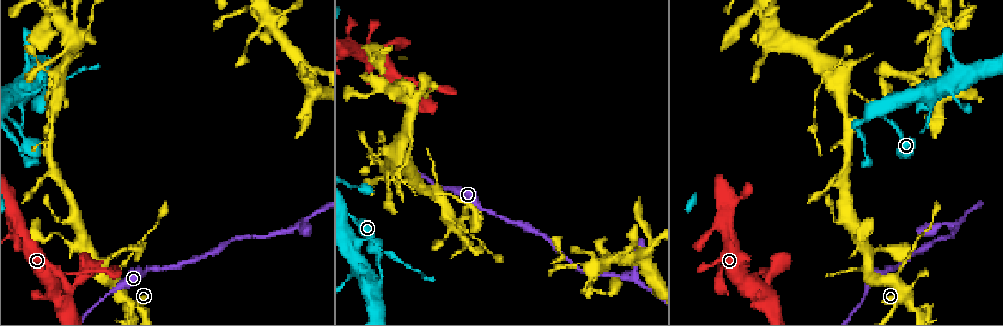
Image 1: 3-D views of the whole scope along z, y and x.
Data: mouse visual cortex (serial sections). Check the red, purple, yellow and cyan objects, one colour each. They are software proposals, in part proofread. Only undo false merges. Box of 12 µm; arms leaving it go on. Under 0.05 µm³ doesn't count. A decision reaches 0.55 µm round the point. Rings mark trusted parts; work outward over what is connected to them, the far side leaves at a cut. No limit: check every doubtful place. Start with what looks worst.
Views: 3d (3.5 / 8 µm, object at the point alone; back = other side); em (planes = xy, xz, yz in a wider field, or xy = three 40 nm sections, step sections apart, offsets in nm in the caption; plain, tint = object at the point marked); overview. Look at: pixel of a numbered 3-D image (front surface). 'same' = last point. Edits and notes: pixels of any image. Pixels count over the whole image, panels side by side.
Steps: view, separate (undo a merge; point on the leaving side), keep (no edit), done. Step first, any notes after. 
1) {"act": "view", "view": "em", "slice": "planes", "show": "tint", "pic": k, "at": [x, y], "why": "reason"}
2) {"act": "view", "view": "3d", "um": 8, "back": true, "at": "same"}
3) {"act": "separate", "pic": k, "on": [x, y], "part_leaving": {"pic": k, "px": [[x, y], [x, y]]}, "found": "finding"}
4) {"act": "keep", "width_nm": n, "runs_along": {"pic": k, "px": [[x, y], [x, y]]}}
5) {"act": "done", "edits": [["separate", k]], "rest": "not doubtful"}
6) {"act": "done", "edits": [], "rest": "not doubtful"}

{"act": "view", "view": "3d", "um": 3.5, "pic": 1, "at": [449, 218], "why": "three-way junction"}

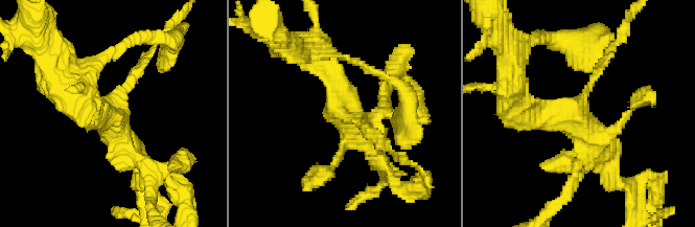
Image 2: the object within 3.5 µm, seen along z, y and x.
{"act": "view", "view": "em", "slice": "xy", "step": 1, "show": "tint", "pic": 2, "at": [114, 122]}

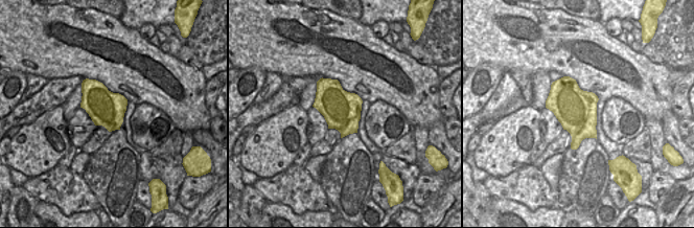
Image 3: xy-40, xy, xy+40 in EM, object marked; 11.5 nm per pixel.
{"act": "keep", "runs_along": {"pic": 2, "px": [[383, 112], [351, 123], [319, 53]]}, "found": "one cell here"}

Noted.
{"act": "view", "view": "3d", "um": 3.5, "pic": 1, "at": [468, 233], "why": "sharp bend"}

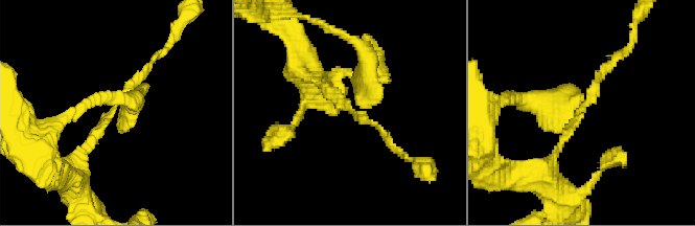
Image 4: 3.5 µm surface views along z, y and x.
{"act": "view", "view": "em", "slice": "planes", "show": "plain", "pic": 4, "at": [350, 106]}

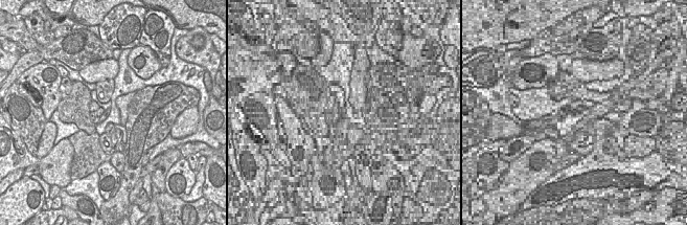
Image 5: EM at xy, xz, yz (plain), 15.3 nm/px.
{"act": "view", "view": "em", "slice": "planes", "show": "tint", "at": "same", "why": "where the object lies"}

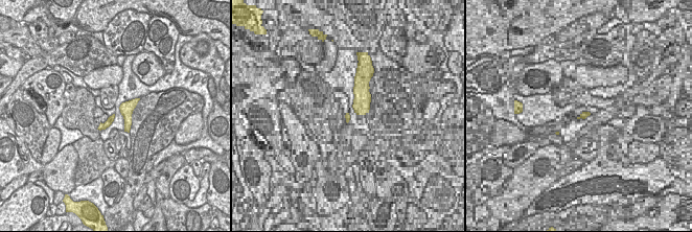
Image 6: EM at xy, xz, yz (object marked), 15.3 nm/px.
{"act": "keep", "width_nm": 200, "runs_along": {"pic": 4, "px": [[76, 157], [138, 87]]}, "found": "one cell here"}

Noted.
{"act": "view", "view": "3d", "um": 3.5, "pic": 1, "at": [393, 160], "why": "three-way junction"}

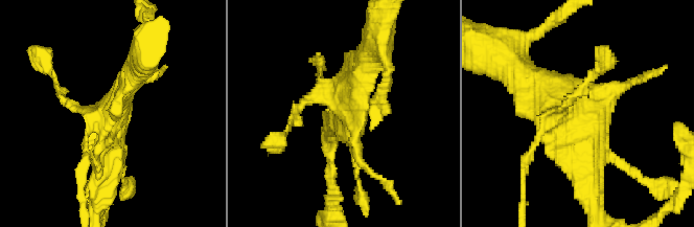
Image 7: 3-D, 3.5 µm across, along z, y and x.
{"act": "view", "view": "em", "slice": "xy", "step": 2, "show": "tint", "pic": 7, "at": [345, 119]}

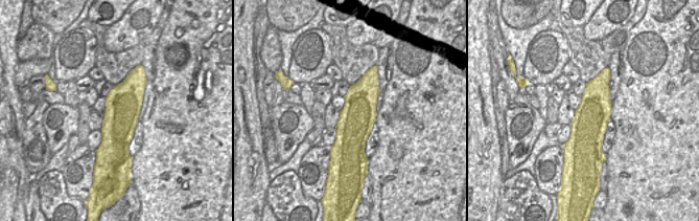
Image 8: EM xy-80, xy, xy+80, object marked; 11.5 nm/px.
{"act": "keep", "runs_along": {"pic": 8, "px": [[371, 72], [344, 157]]}, "found": "one cell here"}

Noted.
{"act": "view", "view": "3d", "um": 3.5, "pic": 1, "at": [18, 94], "why": "branch point"}

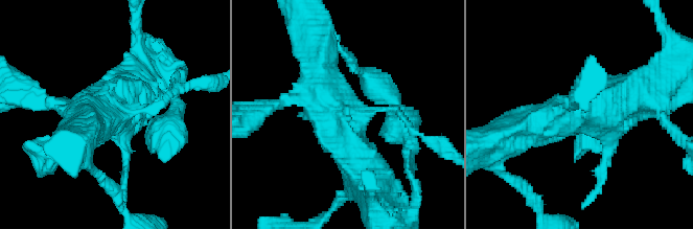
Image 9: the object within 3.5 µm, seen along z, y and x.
{"act": "separate", "pic": 9, "on": [187, 87], "part_leaving": {"pic": 9, "px": [[379, 111], [395, 111], [411, 130], [449, 151]]}, "found": "two cells meet here"}

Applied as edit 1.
{"act": "view", "view": "3d", "um": 8, "pic": 1, "at": [926, 303], "why": "three-way junction"}

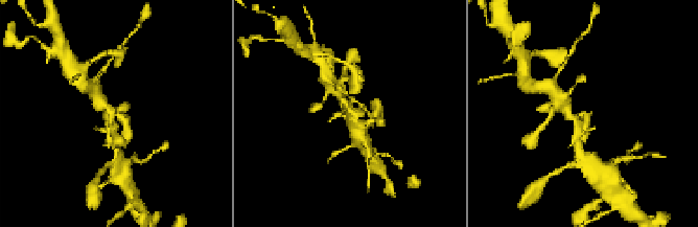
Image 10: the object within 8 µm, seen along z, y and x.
{"act": "view", "view": "3d", "um": 3.5, "pic": 10, "at": [585, 111]}

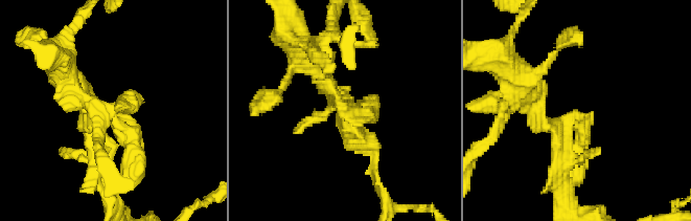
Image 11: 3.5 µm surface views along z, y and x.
{"act": "keep", "runs_along": {"pic": 11, "px": [[87, 102], [141, 162]]}, "found": "continuous, no second cell"}

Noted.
{"act": "done", "edits": [["separate", 9]], "rest": "not doubtful"}

